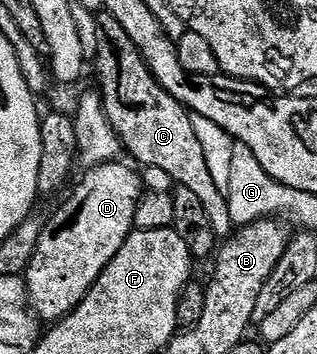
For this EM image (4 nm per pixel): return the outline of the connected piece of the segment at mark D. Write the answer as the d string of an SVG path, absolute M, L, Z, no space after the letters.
M122 161L107 162L103 166L92 166L86 171L87 175L79 182L75 191L70 191L71 199L50 219L46 219L41 240L37 240L37 252L33 260L27 265L25 281L27 283L27 297L31 303L35 317L47 324L54 324L67 314L72 314L85 300L85 296L93 288L93 284L105 272L105 268L117 256L119 249L131 231L135 229L135 217L139 202L144 196L145 187L140 171L130 170L122 166Z

